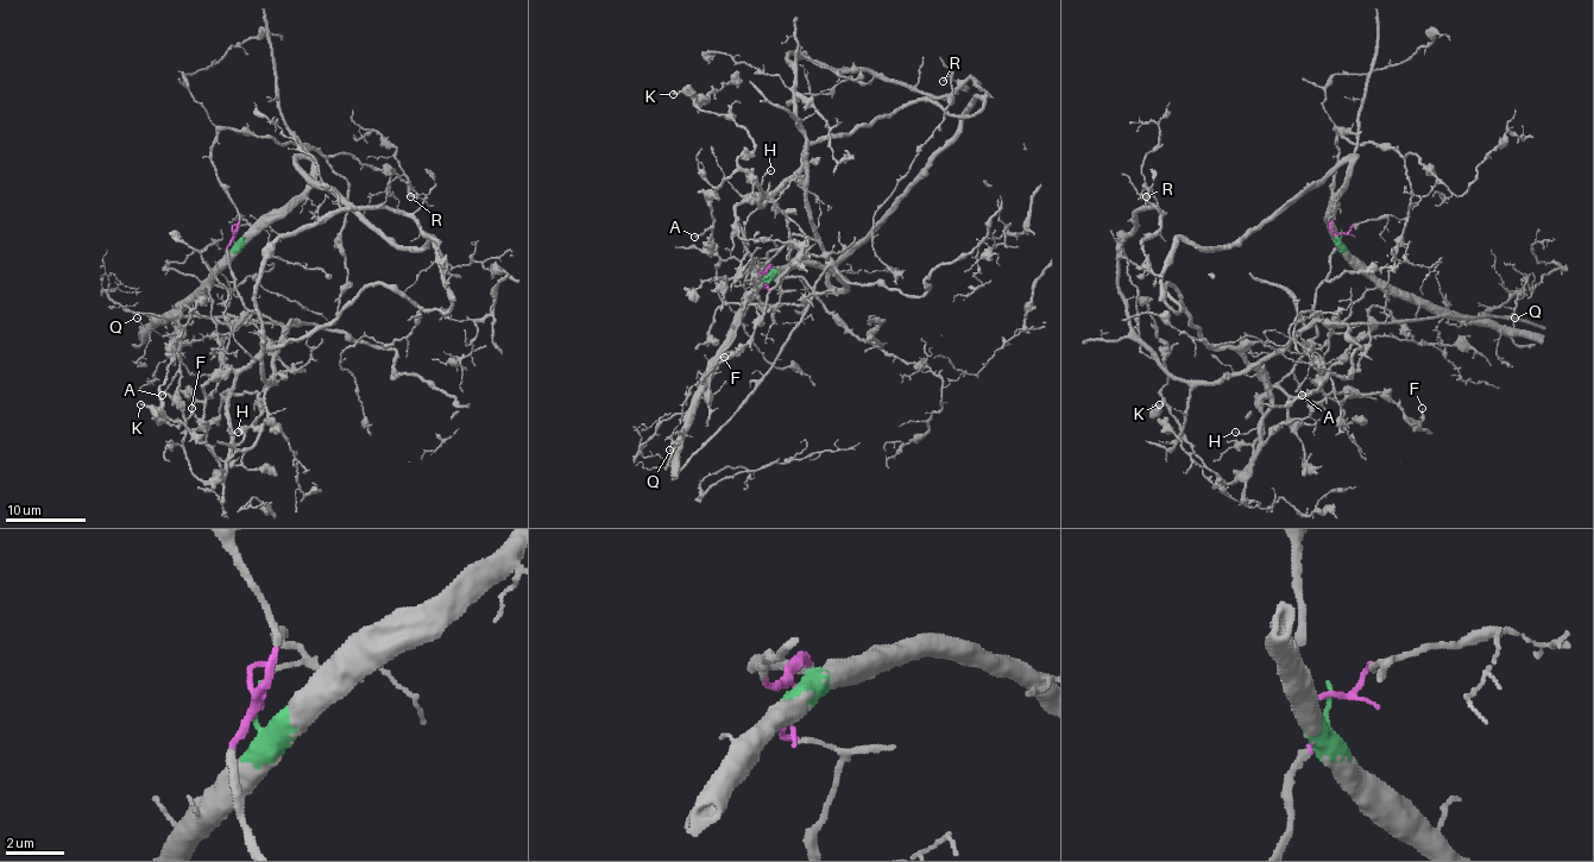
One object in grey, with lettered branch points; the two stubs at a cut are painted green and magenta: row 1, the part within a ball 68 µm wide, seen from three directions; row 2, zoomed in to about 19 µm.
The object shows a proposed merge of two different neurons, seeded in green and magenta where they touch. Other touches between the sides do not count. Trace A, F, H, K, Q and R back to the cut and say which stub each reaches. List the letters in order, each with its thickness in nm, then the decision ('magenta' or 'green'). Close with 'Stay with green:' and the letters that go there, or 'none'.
A: 200 nm thick; green
F: 170 nm thick; green
H: 170 nm thick; green
K: 200 nm thick; green
Q: 130 nm thick; green
R: 100 nm thick; magenta
Stay with green: A, F, H, K, Q

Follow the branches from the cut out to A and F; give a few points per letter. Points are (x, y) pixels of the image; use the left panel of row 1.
A: (234, 233), (308, 158), (430, 240), (451, 306), (369, 285), (266, 347), (209, 480), (180, 373), (162, 396)
F: (234, 233), (308, 158), (430, 240), (451, 306), (369, 285), (266, 347), (238, 444), (254, 391), (191, 408)

